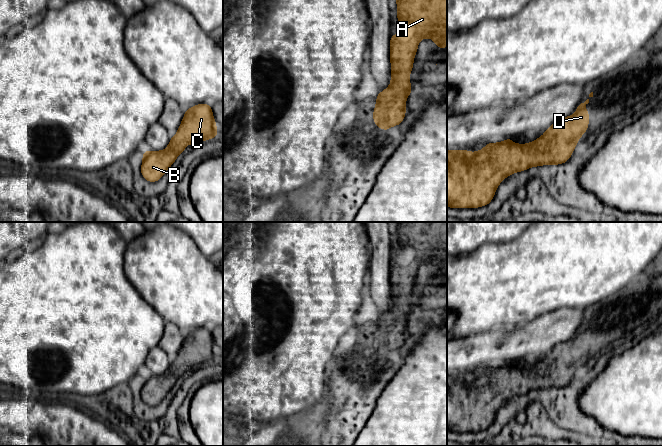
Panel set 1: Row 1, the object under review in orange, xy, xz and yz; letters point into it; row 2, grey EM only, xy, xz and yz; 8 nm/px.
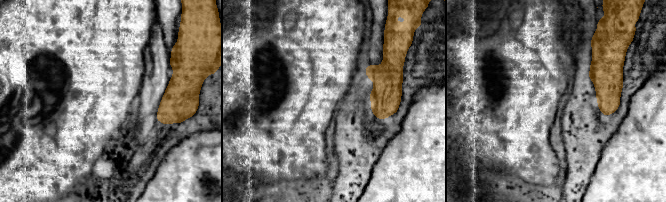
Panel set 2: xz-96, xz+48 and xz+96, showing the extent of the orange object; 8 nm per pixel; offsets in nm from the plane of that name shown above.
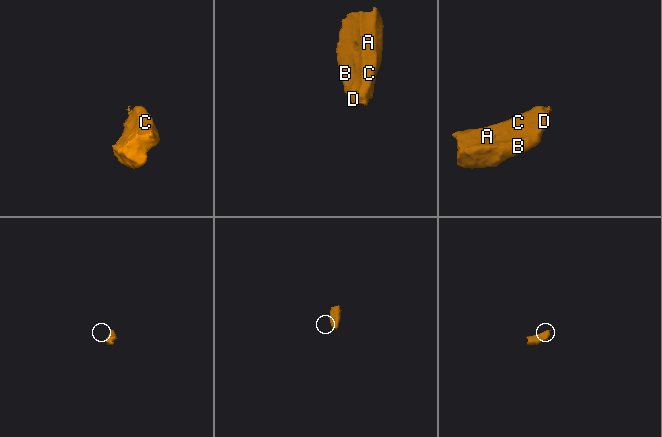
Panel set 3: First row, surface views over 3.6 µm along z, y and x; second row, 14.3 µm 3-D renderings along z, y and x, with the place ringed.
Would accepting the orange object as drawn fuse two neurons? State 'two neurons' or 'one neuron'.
one neuron

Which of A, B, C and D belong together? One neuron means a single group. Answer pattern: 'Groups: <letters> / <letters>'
Groups: A B C D

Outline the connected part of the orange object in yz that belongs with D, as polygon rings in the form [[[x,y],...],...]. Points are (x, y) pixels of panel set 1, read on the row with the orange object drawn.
[[[587,99],[580,103],[576,112],[568,117],[558,119],[538,139],[529,144],[513,143],[510,138],[498,143],[486,144],[482,150],[469,152],[467,150],[447,150],[447,207],[452,208],[478,208],[488,205],[494,197],[498,185],[509,175],[524,171],[528,168],[541,165],[557,165],[565,163],[572,155],[578,139],[588,130],[589,114],[585,105]]]

